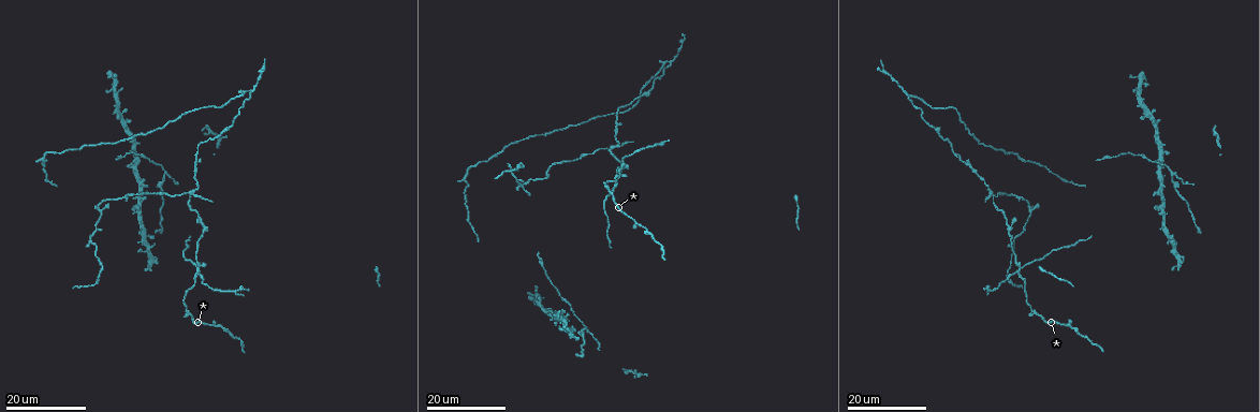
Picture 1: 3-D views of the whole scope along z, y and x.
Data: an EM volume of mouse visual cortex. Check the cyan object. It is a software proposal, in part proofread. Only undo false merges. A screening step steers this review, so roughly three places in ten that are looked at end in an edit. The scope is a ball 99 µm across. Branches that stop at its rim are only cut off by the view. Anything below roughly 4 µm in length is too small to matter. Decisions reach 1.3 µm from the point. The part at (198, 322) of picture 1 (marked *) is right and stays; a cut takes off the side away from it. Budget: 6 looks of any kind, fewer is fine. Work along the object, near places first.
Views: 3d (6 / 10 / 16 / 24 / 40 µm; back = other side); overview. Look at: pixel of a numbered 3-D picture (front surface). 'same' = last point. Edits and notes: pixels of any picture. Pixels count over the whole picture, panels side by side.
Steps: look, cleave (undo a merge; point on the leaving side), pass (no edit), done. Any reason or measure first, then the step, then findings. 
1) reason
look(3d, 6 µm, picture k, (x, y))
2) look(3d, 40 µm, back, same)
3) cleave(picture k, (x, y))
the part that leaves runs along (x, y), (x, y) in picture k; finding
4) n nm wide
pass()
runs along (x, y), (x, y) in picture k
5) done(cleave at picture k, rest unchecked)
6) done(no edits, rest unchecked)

look(3d, 16 µm, picture 1, (196, 268))

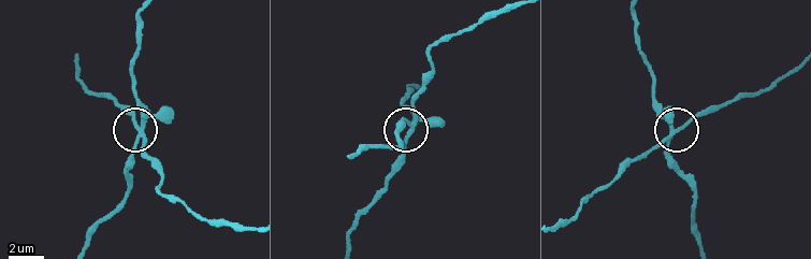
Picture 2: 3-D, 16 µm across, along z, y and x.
zoom in
look(3d, 6 µm, picture 2, (675, 130))

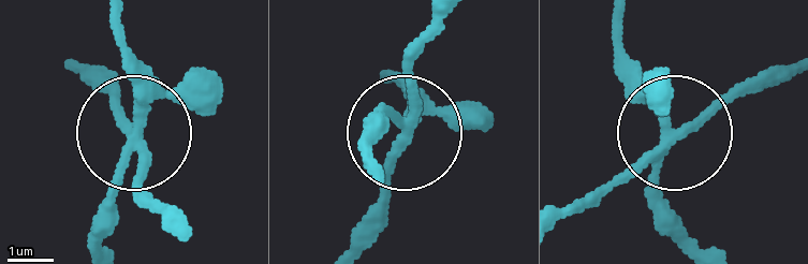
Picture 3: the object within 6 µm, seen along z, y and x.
4 arms
cleave(picture 3, (116, 102))
a second neuron is stuck on

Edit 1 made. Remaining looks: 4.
three-way junction
look(3d, 16 µm, picture 1, (904, 92))

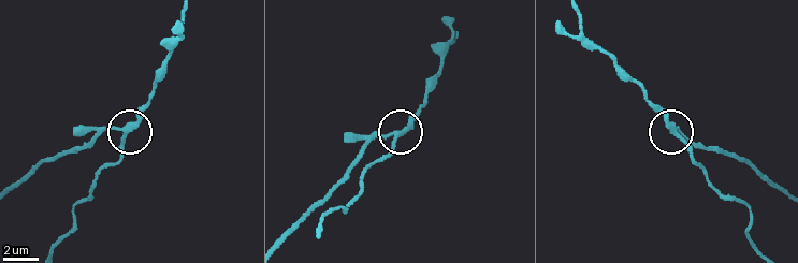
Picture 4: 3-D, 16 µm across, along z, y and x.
look(3d, 6 µm, picture 4, (123, 130))

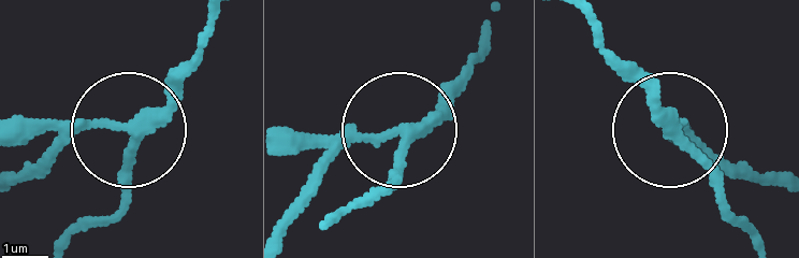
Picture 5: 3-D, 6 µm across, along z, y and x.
cleave(picture 5, (48, 172))
the part that leaves runs along (342, 142), (288, 231) in picture 5; a second neuron is stuck on

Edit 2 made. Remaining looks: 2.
done(cleave at picture 3, cleave at picture 5, rest unchecked)

